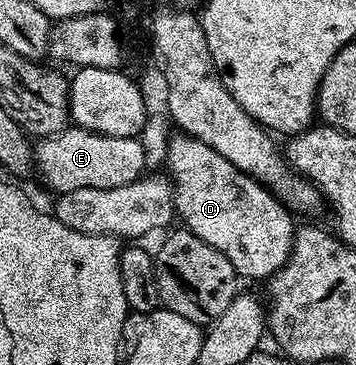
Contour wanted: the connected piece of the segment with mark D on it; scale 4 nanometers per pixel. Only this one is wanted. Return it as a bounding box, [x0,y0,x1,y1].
[166,134,296,280]

